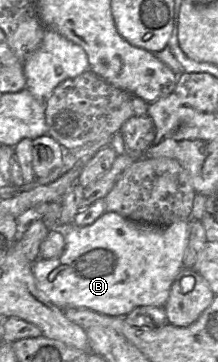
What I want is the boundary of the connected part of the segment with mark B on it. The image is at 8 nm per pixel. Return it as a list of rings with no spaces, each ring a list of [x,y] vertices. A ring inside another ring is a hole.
[[[106,211],[91,225],[80,227],[74,223],[57,223],[55,231],[64,237],[65,249],[57,258],[39,257],[33,263],[37,287],[61,309],[85,308],[109,316],[125,317],[139,306],[165,306],[171,286],[184,266],[183,258],[189,240],[189,220],[156,225],[135,222],[118,213]]]

